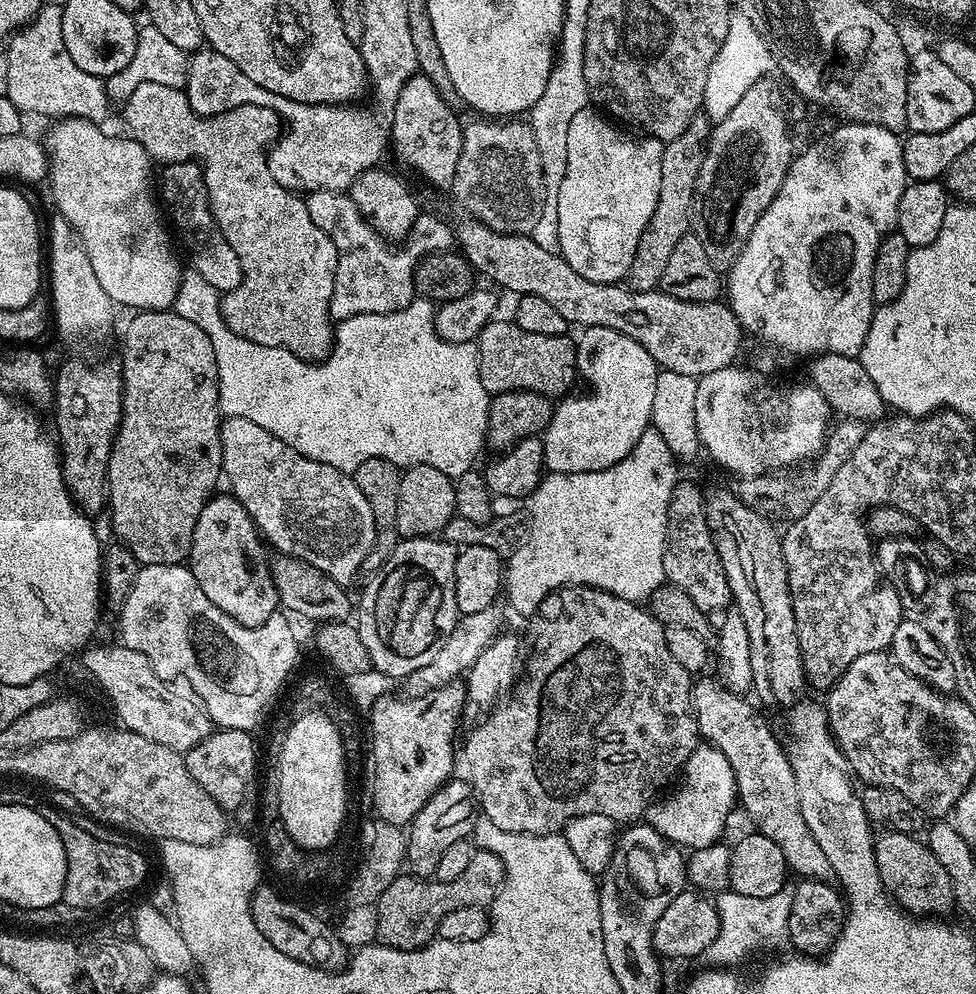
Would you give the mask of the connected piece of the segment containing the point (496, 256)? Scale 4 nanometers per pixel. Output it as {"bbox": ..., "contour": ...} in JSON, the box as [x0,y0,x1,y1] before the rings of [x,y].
{"bbox":[454,220,746,377],"contour":[[[472,220],[468,224],[456,224],[454,240],[465,260],[468,261],[473,273],[485,276],[497,289],[505,288],[508,292],[516,292],[520,296],[537,296],[550,302],[562,318],[570,326],[580,324],[581,329],[590,326],[607,326],[610,330],[618,330],[618,334],[626,334],[626,338],[634,338],[650,358],[663,370],[674,370],[674,374],[690,374],[701,377],[716,370],[733,367],[737,363],[736,355],[746,341],[744,327],[732,313],[732,309],[724,302],[711,304],[695,304],[674,298],[670,294],[659,290],[651,292],[636,292],[623,283],[599,284],[590,282],[590,278],[582,278],[560,255],[559,251],[542,250],[538,242],[534,242],[531,235],[516,235],[514,233],[495,232],[482,221]]]}

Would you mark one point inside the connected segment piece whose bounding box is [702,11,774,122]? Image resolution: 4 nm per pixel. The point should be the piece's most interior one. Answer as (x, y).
(742, 60)

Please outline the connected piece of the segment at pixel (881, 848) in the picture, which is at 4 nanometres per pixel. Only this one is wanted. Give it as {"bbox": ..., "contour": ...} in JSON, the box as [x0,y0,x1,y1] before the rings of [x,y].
{"bbox":[872,830,954,918],"contour":[[[884,830],[875,837],[872,849],[878,866],[880,885],[889,897],[905,912],[917,918],[940,918],[943,912],[952,912],[954,905],[950,877],[927,843],[915,835]]]}

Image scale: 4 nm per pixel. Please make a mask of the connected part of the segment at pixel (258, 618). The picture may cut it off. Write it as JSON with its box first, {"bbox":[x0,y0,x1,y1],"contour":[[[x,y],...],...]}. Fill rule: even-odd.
{"bbox":[187,495,281,628],"contour":[[[213,495],[206,506],[202,506],[202,514],[198,514],[198,526],[194,526],[194,542],[187,563],[202,594],[206,594],[218,610],[230,614],[234,622],[247,628],[262,626],[262,622],[277,615],[281,607],[280,595],[272,581],[269,549],[262,543],[259,528],[236,497],[220,495]]]}

